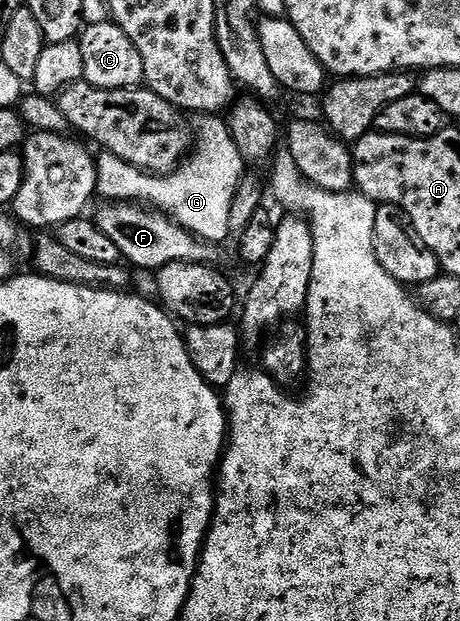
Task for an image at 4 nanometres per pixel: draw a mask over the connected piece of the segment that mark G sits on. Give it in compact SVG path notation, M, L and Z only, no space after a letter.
M216 115L205 116L201 120L204 122L200 125L196 158L189 165L181 164L163 175L153 175L110 152L101 152L96 163L97 194L110 201L147 203L167 213L177 225L189 229L203 241L224 243L229 240L230 203L234 203L234 195L246 176L246 162L235 146L229 126L220 120Z

